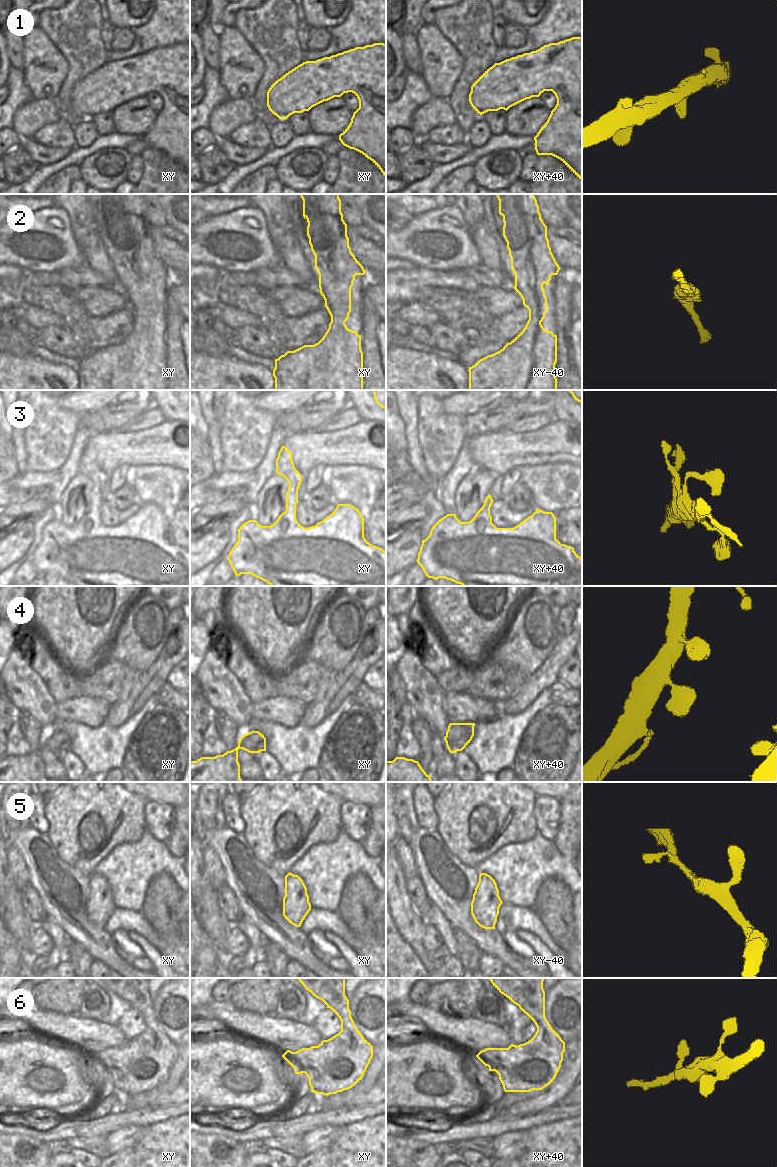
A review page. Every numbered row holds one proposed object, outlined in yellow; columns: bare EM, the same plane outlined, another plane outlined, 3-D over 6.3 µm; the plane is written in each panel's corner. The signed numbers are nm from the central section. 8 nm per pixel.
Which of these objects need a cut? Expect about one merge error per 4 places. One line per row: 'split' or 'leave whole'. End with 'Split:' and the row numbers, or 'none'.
1: leave whole
2: leave whole
3: leave whole
4: leave whole
5: leave whole
6: leave whole
Split: none

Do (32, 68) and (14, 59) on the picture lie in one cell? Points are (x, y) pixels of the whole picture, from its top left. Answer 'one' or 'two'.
two

